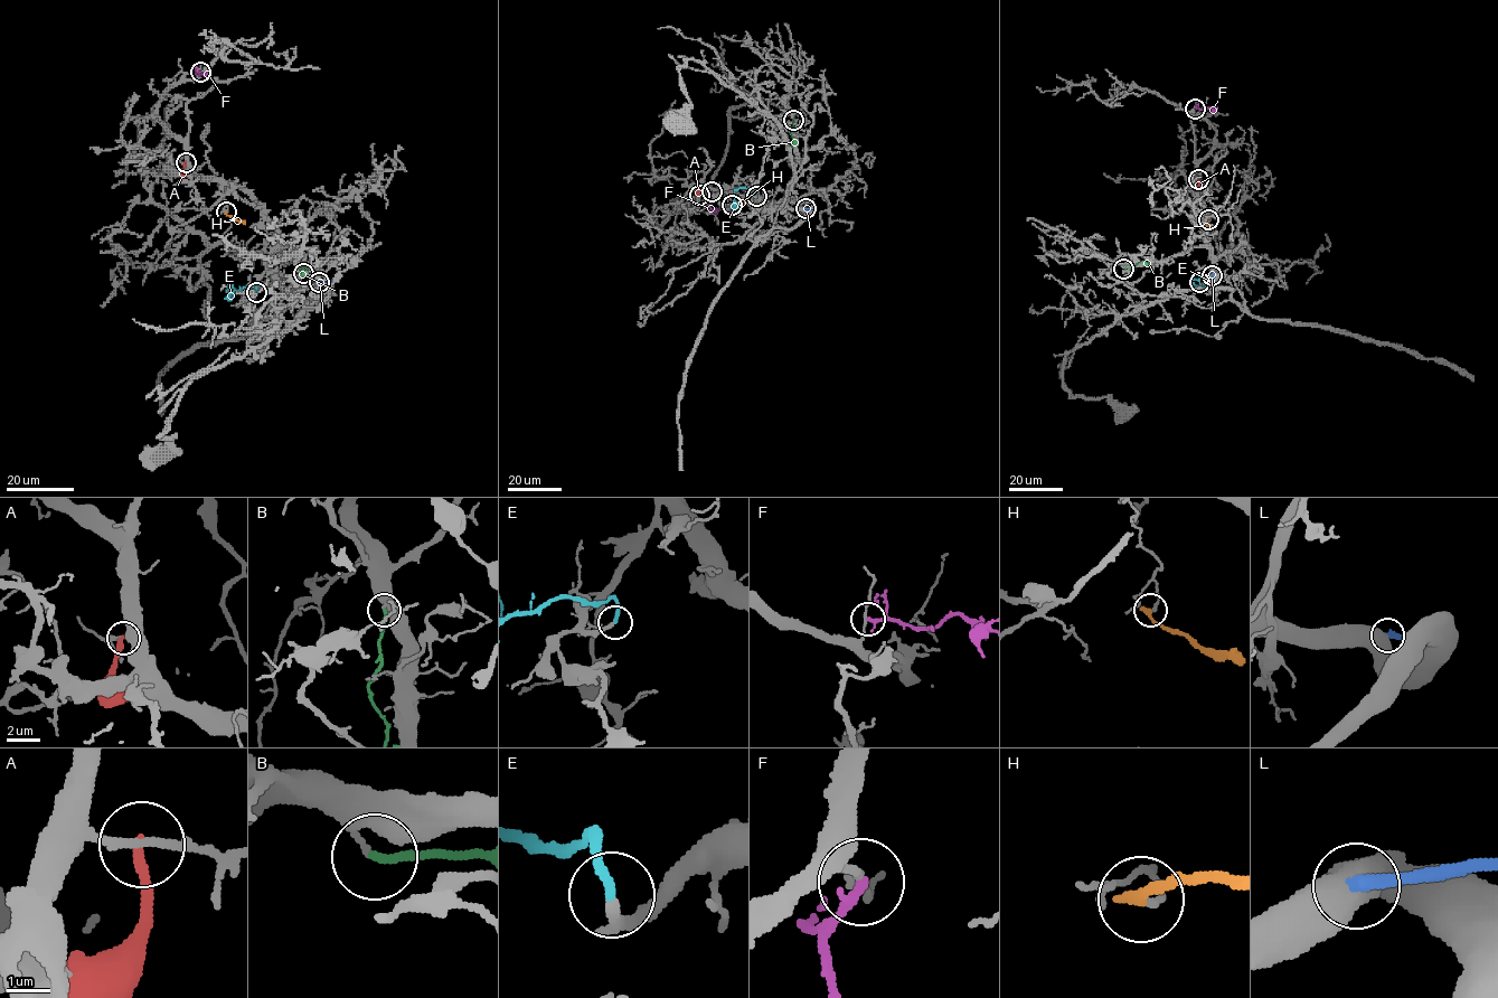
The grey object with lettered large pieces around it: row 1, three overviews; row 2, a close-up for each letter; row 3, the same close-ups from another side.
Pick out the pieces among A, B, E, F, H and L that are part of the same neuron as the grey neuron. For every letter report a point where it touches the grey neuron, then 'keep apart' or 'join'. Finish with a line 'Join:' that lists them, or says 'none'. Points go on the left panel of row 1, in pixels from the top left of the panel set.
A: meets grey at (186, 162); keep apart
B: meets grey at (303, 273); keep apart
E: meets grey at (256, 292); join
F: meets grey at (200, 72); keep apart
H: meets grey at (226, 212); keep apart
L: meets grey at (319, 282); keep apart
Join: E

